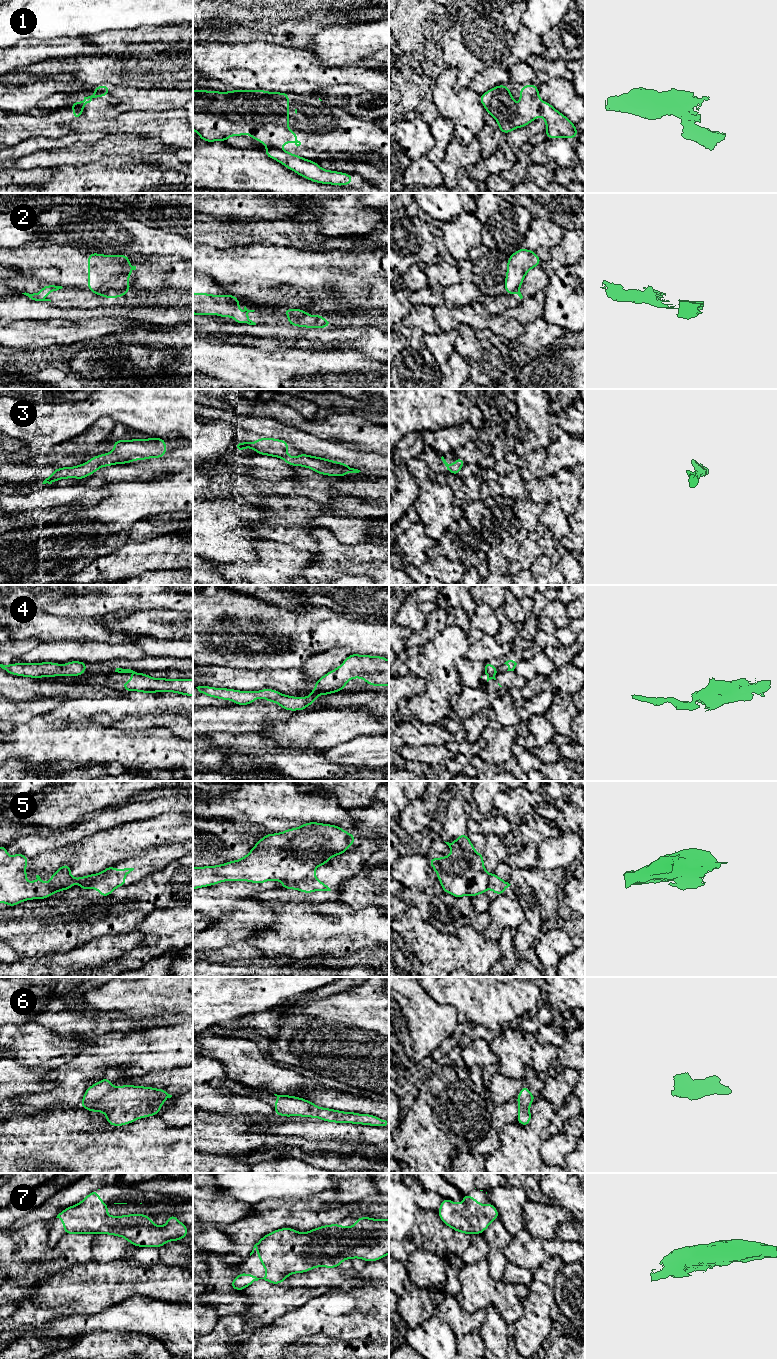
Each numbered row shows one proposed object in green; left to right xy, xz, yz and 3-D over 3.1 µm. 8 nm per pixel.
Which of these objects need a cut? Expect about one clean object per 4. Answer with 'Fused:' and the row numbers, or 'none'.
Fused: 1, 2, 4, 5

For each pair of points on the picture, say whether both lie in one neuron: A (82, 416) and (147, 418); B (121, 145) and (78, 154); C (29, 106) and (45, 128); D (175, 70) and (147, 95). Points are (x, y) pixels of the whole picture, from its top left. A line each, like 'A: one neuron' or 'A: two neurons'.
A: one neuron
B: one neuron
C: two neurons
D: two neurons

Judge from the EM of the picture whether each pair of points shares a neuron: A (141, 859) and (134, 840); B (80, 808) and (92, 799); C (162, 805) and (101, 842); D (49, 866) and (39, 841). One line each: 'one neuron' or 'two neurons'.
A: two neurons
B: two neurons
C: two neurons
D: two neurons

